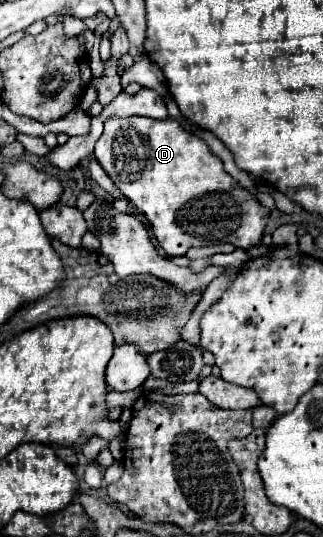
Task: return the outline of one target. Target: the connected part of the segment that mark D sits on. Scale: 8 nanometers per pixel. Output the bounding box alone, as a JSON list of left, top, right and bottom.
[95,116,269,256]

